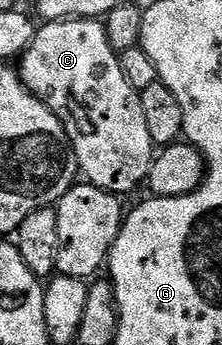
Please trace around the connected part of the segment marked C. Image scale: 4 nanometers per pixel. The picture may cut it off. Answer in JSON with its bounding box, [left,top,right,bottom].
[20,19,156,195]

